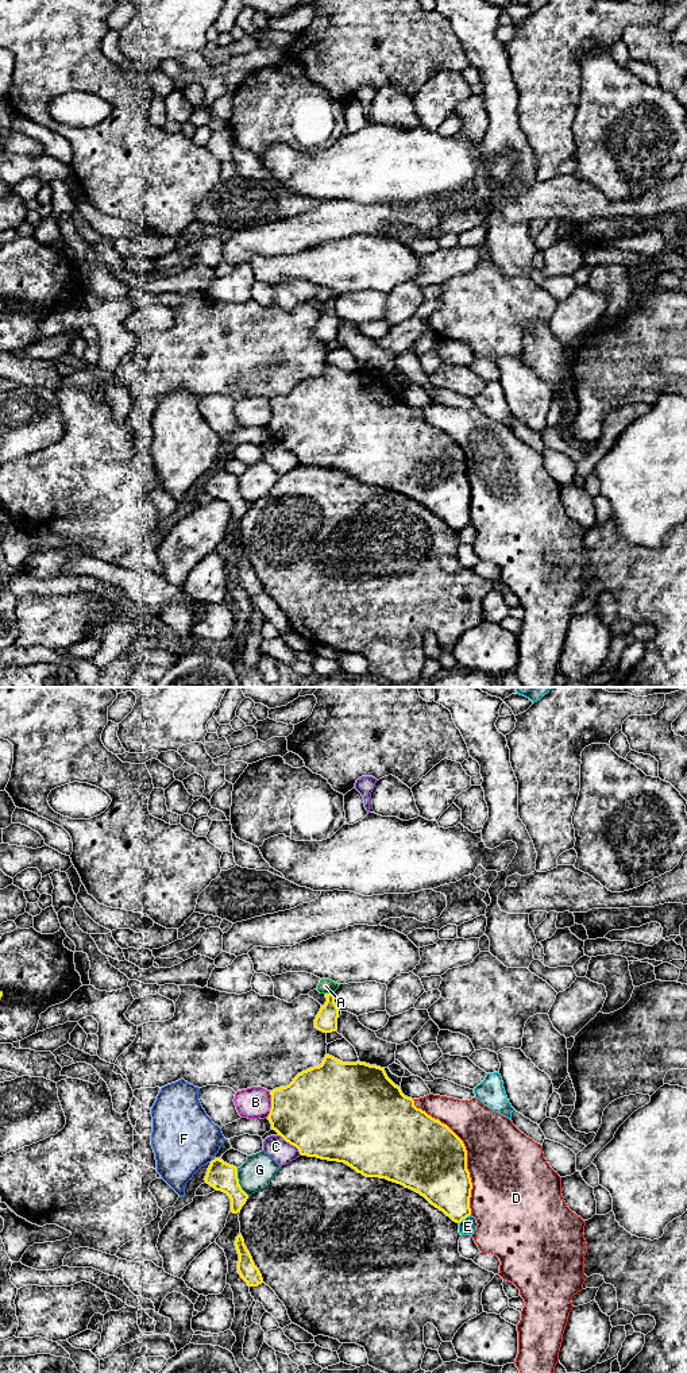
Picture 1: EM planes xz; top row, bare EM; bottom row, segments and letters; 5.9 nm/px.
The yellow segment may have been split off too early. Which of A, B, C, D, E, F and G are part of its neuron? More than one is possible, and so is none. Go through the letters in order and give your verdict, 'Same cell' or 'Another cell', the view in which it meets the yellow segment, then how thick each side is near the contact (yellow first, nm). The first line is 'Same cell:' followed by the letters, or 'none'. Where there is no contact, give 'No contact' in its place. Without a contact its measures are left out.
Same cell: none
A: Another cell. Touches yellow in xz. Thickness 130 nm (yellow) against 90 nm
B: Another cell. Touches yellow in xz. Thickness 440 nm (yellow) against 190 nm
C: Another cell. Touches yellow in xz. Thickness 500 nm (yellow) against 140 nm
D: Another cell. Touches yellow in xz. Thickness 440 nm (yellow) against 440 nm
E: Another cell. Touches yellow in xz. Thickness 300 nm (yellow) against 100 nm
F: Another cell. Touches yellow in xz. Thickness 170 nm (yellow) against 380 nm
G: Another cell. Touches yellow in xz. Thickness 170 nm (yellow) against 190 nm

